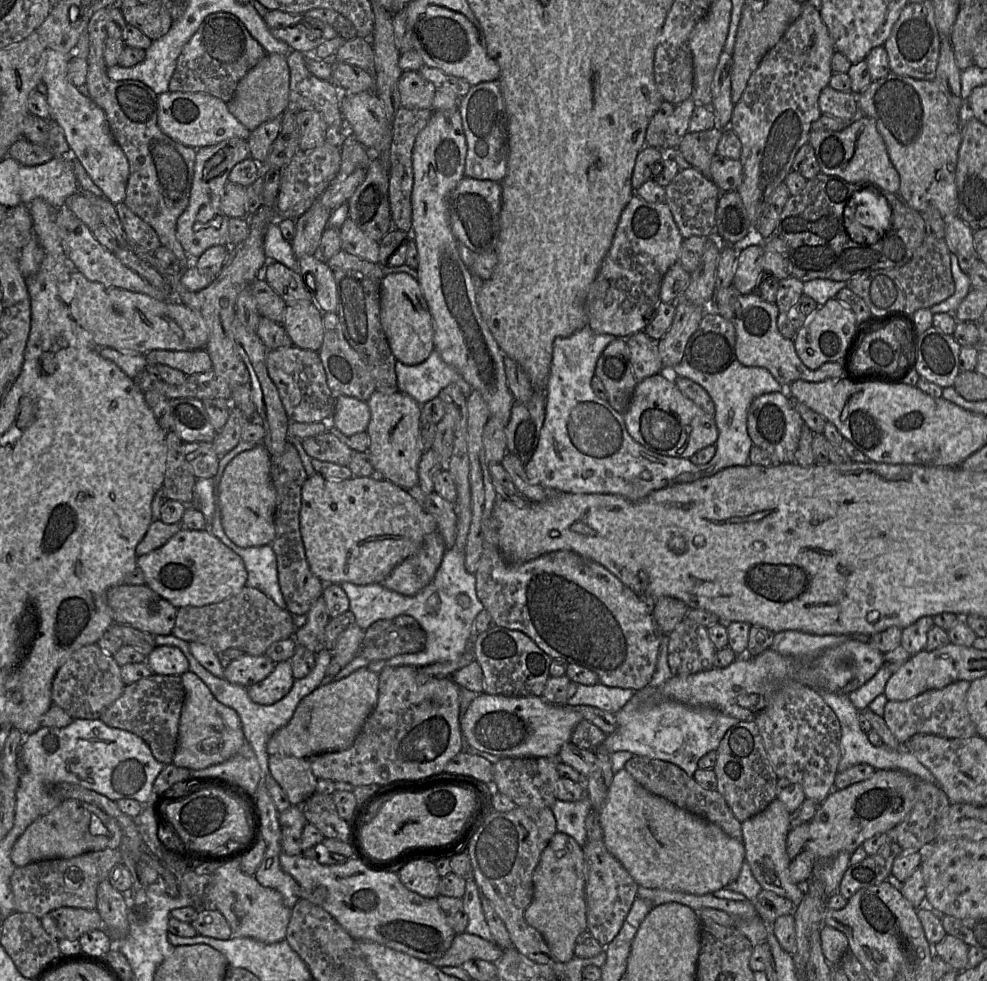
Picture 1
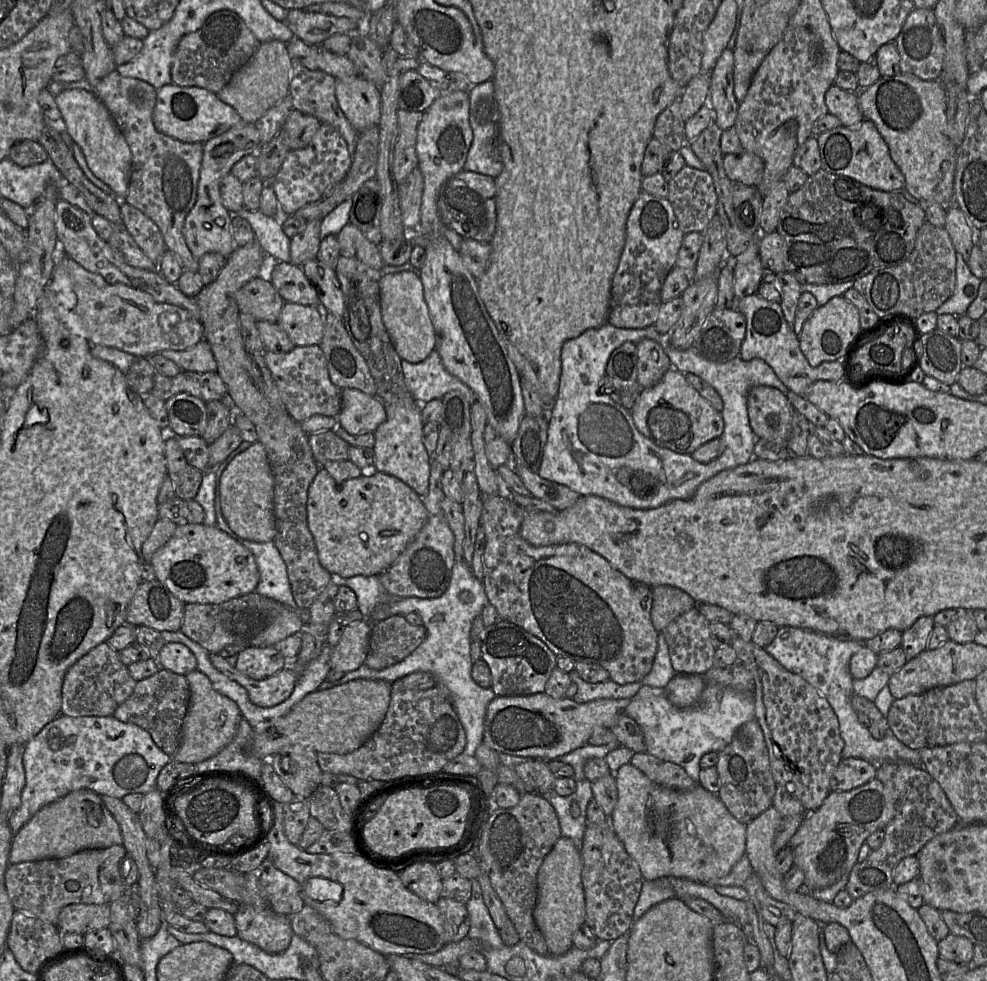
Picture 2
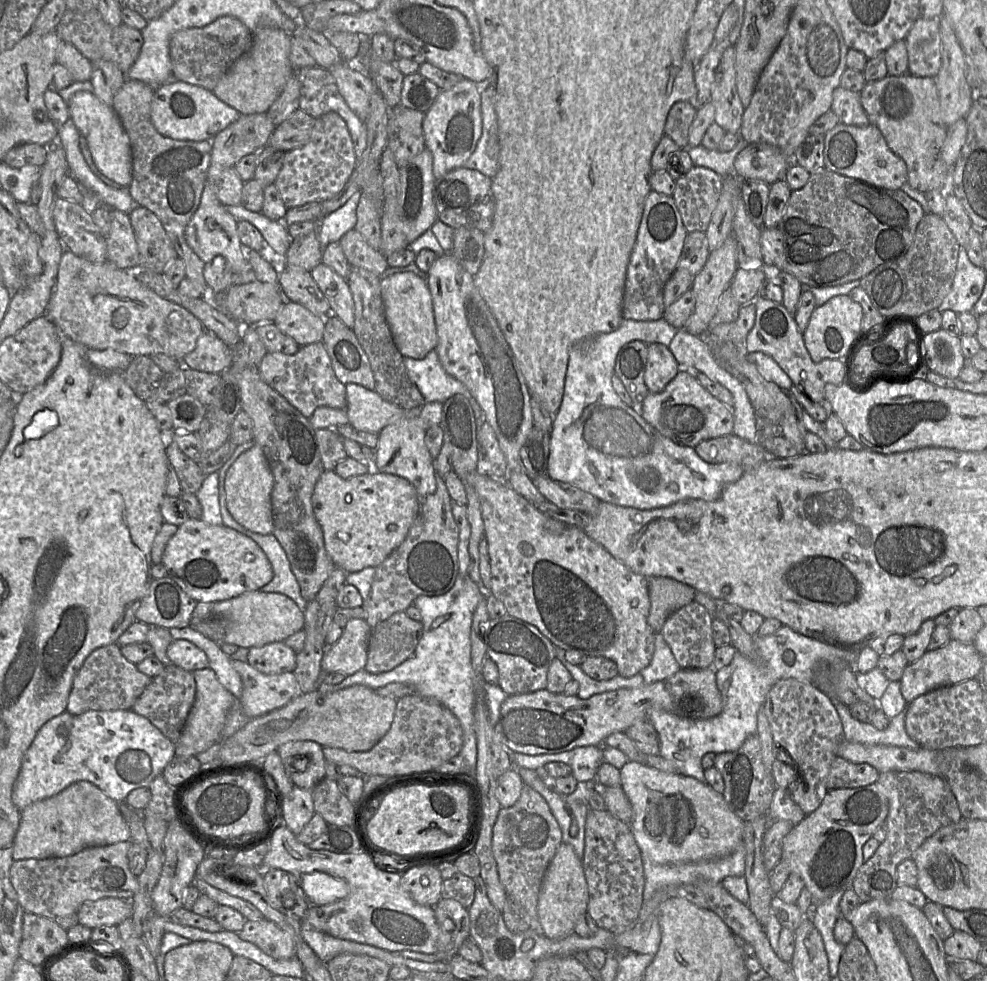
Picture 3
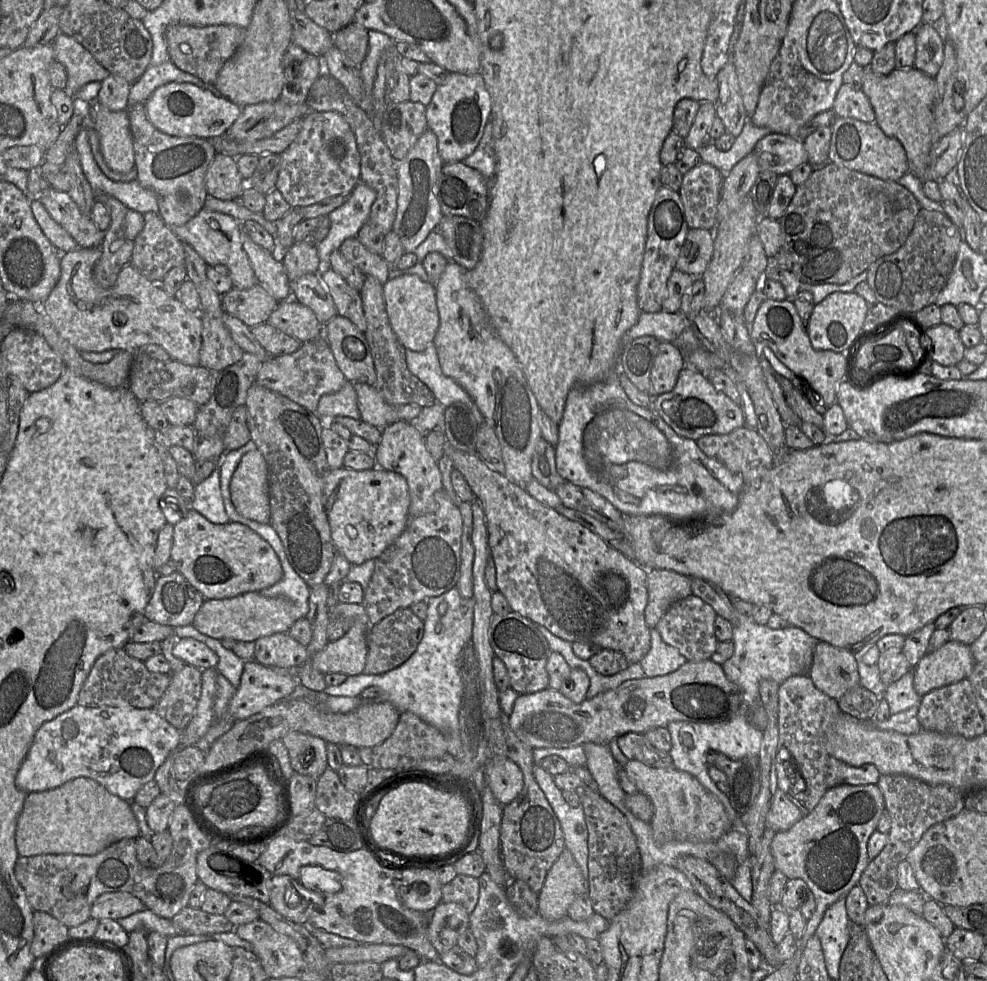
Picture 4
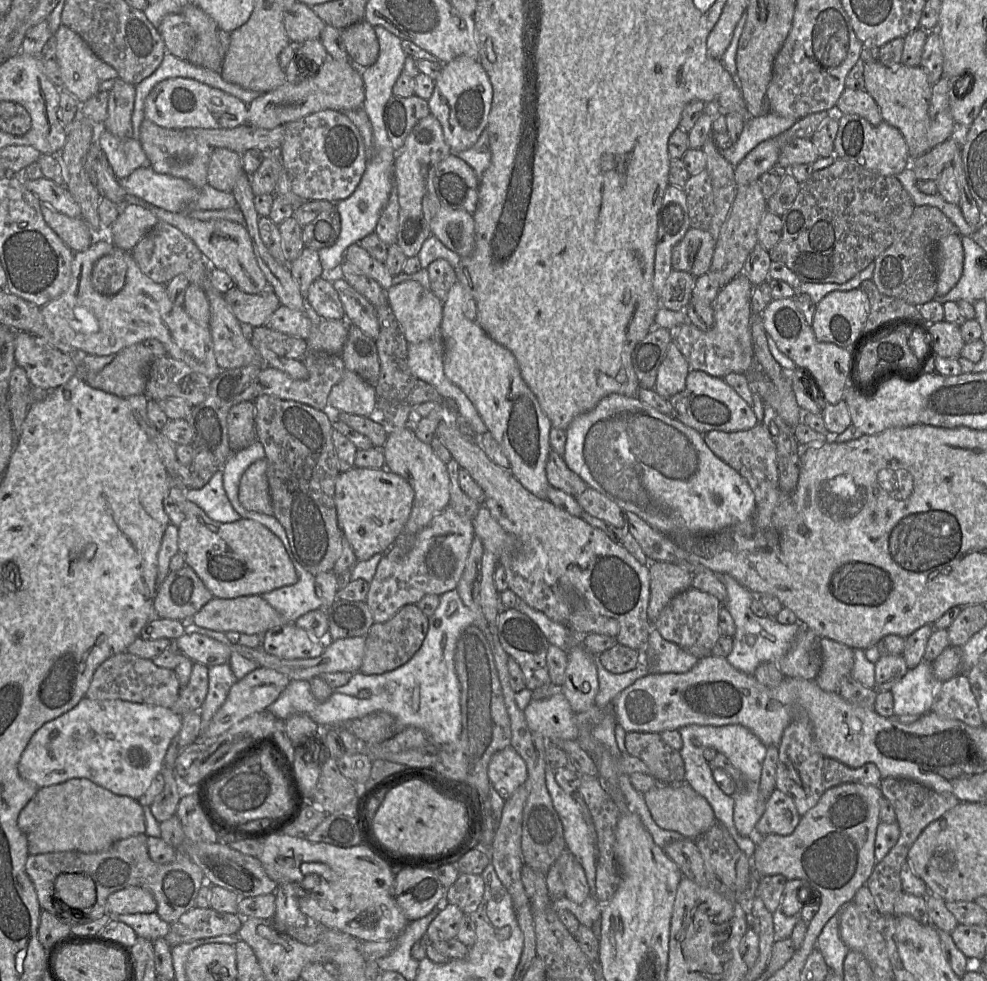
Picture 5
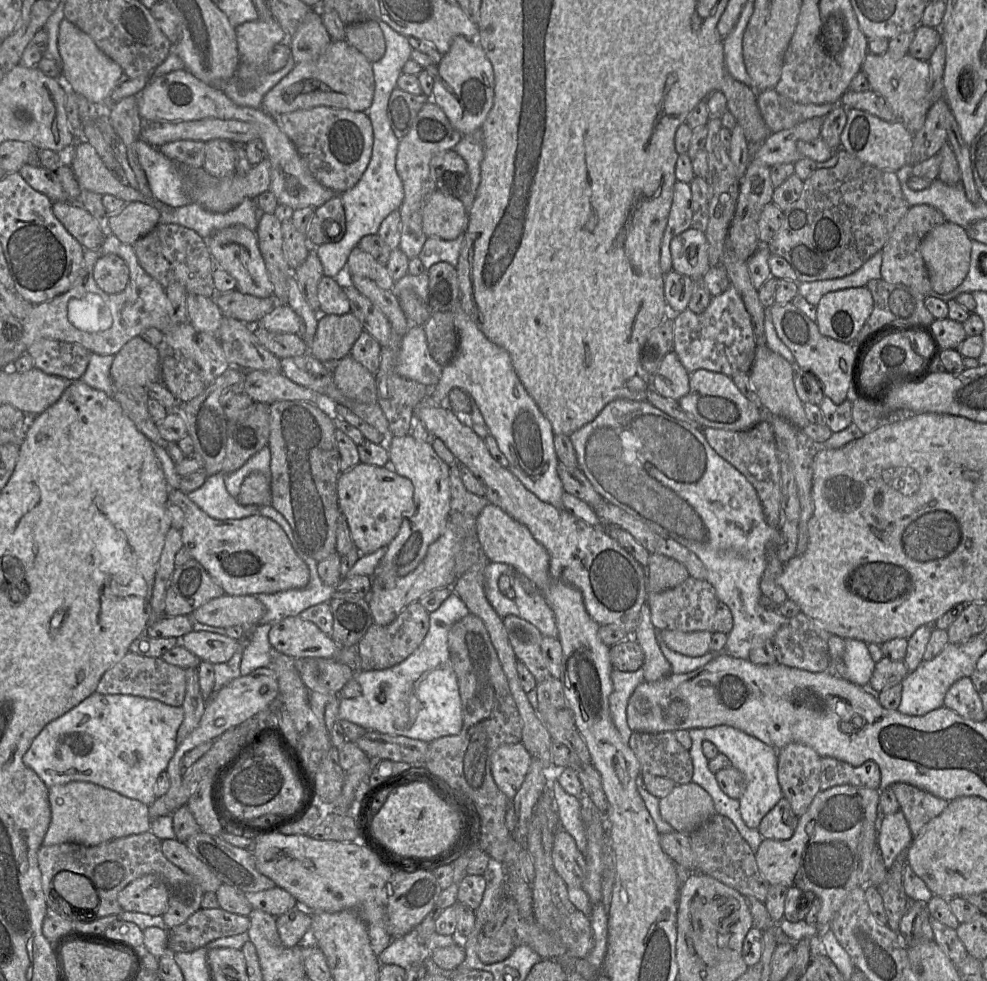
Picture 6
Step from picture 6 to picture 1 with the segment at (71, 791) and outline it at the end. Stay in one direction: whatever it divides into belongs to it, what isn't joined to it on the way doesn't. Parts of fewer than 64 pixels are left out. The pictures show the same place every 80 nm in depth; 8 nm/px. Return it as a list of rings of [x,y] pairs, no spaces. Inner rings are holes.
[[[67,799],[27,827],[13,846],[11,860],[16,867],[23,867],[41,860],[69,859],[107,848],[119,849],[121,841],[122,831],[114,818],[96,806]]]

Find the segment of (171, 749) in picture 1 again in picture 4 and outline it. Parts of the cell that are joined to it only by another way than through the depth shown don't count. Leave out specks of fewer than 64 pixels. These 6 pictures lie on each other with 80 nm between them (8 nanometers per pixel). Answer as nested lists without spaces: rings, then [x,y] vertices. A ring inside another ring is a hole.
[[[185,664],[177,672],[171,672],[166,691],[155,705],[157,713],[179,731],[191,720],[202,691],[202,670]]]

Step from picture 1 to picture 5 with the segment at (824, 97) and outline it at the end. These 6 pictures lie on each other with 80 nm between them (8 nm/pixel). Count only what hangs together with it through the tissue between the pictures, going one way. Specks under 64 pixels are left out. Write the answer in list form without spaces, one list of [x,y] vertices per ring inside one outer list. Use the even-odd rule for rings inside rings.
[[[845,88],[835,106],[834,114],[858,115],[873,125],[884,122],[880,109],[875,100],[864,90],[851,90]]]

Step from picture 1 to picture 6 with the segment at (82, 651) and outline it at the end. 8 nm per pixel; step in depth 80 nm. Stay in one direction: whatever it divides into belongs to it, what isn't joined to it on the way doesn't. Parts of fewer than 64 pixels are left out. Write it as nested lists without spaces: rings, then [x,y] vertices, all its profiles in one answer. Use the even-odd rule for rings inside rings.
[[[128,651],[120,661],[103,674],[96,692],[135,695],[156,699],[171,706],[182,706],[187,686],[185,671],[186,669],[169,664],[161,657],[148,657]]]

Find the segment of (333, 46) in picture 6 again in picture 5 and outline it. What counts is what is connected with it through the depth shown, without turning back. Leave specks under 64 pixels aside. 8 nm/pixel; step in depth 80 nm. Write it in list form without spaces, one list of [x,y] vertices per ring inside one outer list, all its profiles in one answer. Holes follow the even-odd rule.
[[[328,56],[311,78],[298,83],[285,82],[254,99],[247,107],[248,124],[271,130],[320,110],[344,111],[361,108],[364,99],[365,89],[361,69],[350,61],[339,61]]]

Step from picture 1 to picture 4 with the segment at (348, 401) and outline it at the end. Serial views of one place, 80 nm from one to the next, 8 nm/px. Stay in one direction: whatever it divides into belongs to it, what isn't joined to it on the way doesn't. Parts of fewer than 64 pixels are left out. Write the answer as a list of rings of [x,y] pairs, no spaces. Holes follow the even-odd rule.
[[[354,383],[354,387],[357,393],[360,419],[380,429],[398,421],[410,422],[422,411],[422,407],[417,404],[389,405],[377,392],[375,386]]]

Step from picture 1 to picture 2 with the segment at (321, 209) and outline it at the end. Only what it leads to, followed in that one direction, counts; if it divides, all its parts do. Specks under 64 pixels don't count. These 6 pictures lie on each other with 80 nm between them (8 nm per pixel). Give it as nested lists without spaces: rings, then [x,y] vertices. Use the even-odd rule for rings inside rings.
[[[320,219],[307,221],[301,231],[291,238],[290,263],[302,266],[306,261],[315,259],[320,246]]]

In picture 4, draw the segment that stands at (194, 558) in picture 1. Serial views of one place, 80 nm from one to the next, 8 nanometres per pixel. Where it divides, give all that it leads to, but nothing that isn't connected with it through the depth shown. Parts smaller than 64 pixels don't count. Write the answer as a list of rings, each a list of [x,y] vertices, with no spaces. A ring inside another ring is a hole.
[[[191,508],[188,514],[174,525],[170,559],[186,580],[206,599],[230,598],[251,591],[260,591],[277,583],[283,576],[281,562],[271,547],[258,533],[239,522],[215,524]]]

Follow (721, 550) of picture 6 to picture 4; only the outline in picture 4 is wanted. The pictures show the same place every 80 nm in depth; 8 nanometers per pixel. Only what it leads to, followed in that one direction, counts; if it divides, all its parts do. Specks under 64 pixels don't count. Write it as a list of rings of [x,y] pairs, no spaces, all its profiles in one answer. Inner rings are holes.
[[[616,365],[605,380],[576,386],[568,392],[555,446],[556,469],[560,476],[598,493],[623,514],[661,515],[680,521],[696,521],[732,512],[745,487],[743,477],[708,457],[695,440],[679,436],[651,409],[633,403],[621,387],[618,373],[620,370]],[[736,613],[736,617],[732,638],[734,653],[722,664],[722,668],[726,677],[740,691],[747,693],[747,701],[743,701],[744,710],[757,701],[757,691],[763,679],[770,679],[781,684],[791,676],[808,674],[818,641],[795,626],[771,629],[766,625],[755,623],[747,615]]]

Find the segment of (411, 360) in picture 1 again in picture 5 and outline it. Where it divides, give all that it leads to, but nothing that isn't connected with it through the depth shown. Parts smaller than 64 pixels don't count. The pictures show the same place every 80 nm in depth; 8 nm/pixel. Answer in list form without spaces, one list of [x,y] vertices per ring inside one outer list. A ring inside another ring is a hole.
[[[407,280],[392,285],[386,292],[388,305],[409,344],[429,340],[440,329],[443,305],[431,290]]]

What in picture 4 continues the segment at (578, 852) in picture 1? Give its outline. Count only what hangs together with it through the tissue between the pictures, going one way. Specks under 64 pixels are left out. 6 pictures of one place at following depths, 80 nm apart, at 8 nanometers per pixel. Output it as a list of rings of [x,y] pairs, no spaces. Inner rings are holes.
[[[565,848],[549,869],[539,892],[538,914],[549,921],[564,918],[575,898],[583,893],[588,893],[588,882]]]

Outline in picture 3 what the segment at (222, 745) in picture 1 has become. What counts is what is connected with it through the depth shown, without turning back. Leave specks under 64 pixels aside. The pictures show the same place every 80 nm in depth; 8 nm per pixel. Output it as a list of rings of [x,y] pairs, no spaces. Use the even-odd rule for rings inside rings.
[[[207,667],[191,672],[193,672],[196,682],[196,697],[180,738],[175,744],[175,756],[179,757],[196,756],[221,740],[227,714],[235,698],[220,683],[211,668]]]

